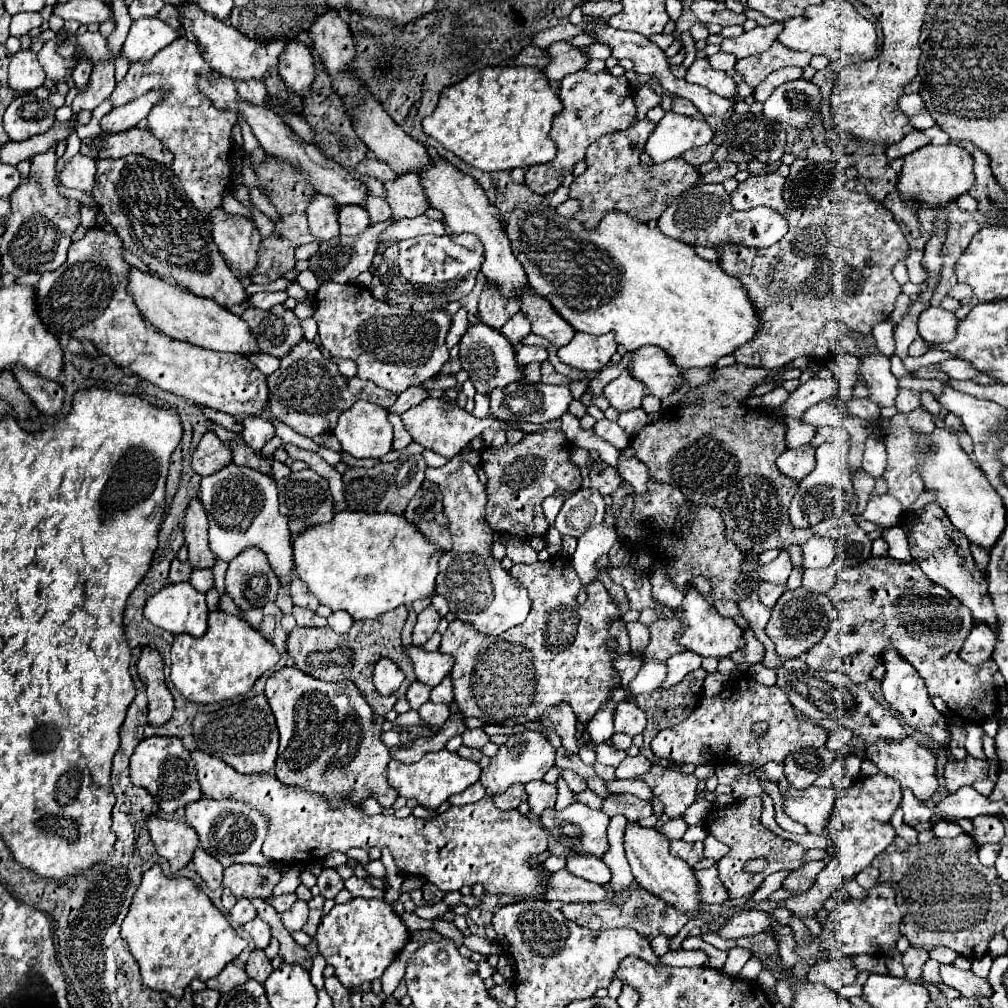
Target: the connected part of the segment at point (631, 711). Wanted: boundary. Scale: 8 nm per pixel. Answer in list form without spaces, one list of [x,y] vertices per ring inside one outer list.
[[[634,700],[618,704],[616,732],[624,732],[624,734],[630,734],[630,736],[636,736],[636,734],[642,734],[644,726],[646,726],[646,712],[640,710]]]

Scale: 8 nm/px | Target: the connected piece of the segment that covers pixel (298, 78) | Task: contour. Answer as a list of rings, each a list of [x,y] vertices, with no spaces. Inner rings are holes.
[[[290,40],[278,56],[278,72],[298,96],[304,96],[314,80],[314,60],[310,48],[304,42]]]

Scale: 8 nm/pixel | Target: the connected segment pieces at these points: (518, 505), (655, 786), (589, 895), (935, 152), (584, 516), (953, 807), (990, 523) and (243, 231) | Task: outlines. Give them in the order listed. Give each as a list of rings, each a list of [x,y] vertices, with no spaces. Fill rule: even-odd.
[[[560,420],[544,424],[544,432],[526,434],[518,444],[484,448],[480,458],[490,482],[490,516],[486,516],[486,522],[492,530],[508,532],[510,536],[542,538],[550,528],[542,512],[544,498],[556,490],[574,492],[582,486],[582,476],[570,460],[570,442],[560,428]]]
[[[654,764],[640,780],[644,780],[652,794],[658,796],[664,804],[664,814],[675,818],[679,808],[686,808],[696,800],[696,782],[694,774],[682,774],[674,768]]]
[[[560,870],[550,874],[546,900],[560,900],[560,902],[600,902],[608,898],[604,886],[596,886],[584,878],[574,876],[568,870]]]
[[[928,144],[920,150],[914,150],[912,154],[904,156],[904,166],[900,172],[900,180],[896,184],[900,198],[906,202],[910,210],[920,208],[932,208],[938,204],[946,204],[950,200],[956,200],[960,194],[968,192],[974,184],[974,172],[972,172],[972,156],[970,152],[960,144],[946,144],[946,146],[934,146]]]
[[[580,488],[578,492],[570,494],[564,502],[560,514],[556,516],[554,528],[562,536],[580,538],[588,528],[600,524],[604,520],[604,498],[594,488]]]
[[[964,786],[956,794],[950,794],[940,802],[940,812],[950,812],[956,818],[974,820],[976,816],[982,816],[982,814],[1002,816],[1004,804],[1006,804],[1004,800],[992,802],[986,796],[978,794],[972,786]]]
[[[936,428],[932,432],[928,446],[920,454],[920,474],[926,488],[936,492],[936,502],[940,502],[940,506],[946,510],[952,526],[962,532],[974,546],[990,552],[1006,528],[1006,508],[1000,494],[996,494],[984,474],[962,450],[956,434],[948,432],[946,428]]]
[[[224,208],[212,210],[210,222],[214,242],[230,264],[232,272],[240,278],[248,278],[256,266],[258,244],[262,240],[256,224],[250,218],[228,214]]]

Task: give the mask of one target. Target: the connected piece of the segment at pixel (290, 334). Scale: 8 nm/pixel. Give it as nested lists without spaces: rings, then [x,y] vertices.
[[[282,304],[270,310],[248,308],[242,318],[248,322],[248,326],[252,326],[252,334],[256,334],[260,350],[270,356],[284,358],[296,344],[304,340],[300,320]]]

